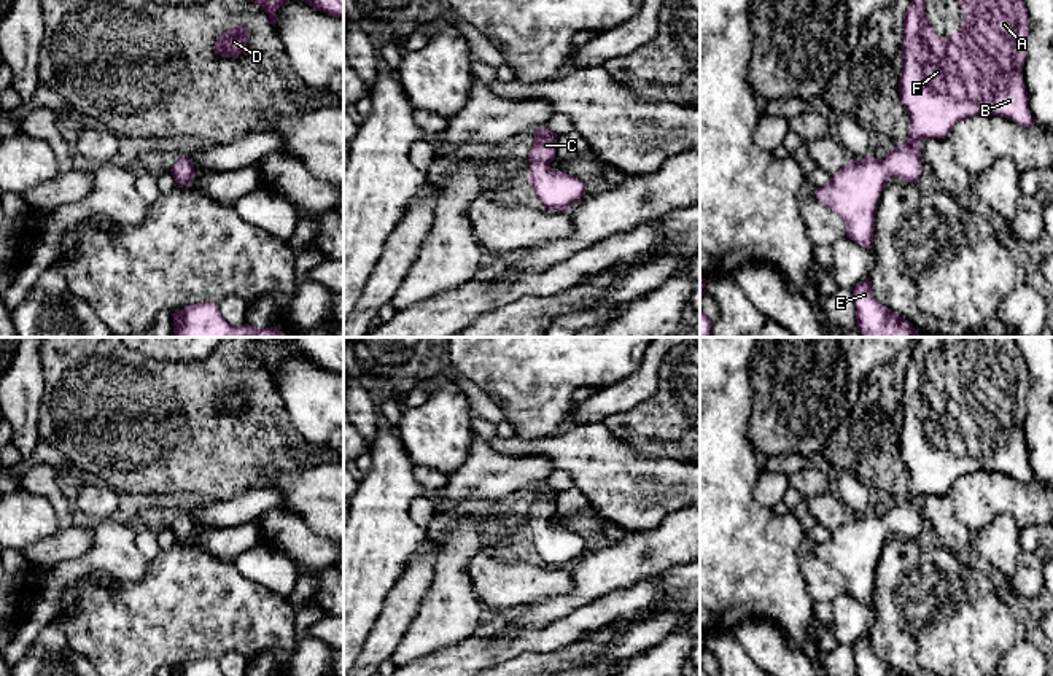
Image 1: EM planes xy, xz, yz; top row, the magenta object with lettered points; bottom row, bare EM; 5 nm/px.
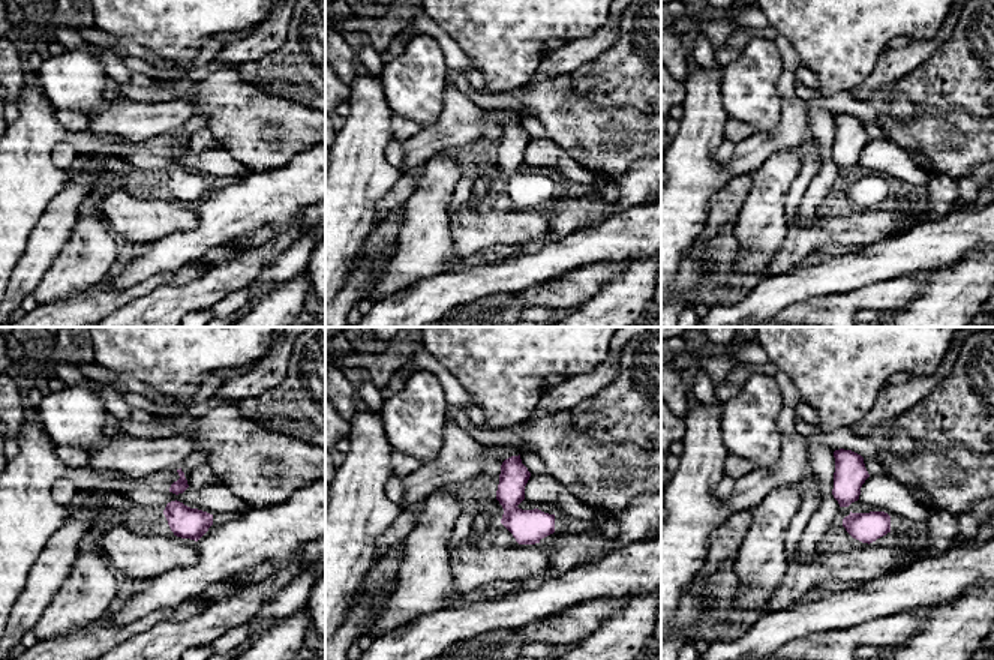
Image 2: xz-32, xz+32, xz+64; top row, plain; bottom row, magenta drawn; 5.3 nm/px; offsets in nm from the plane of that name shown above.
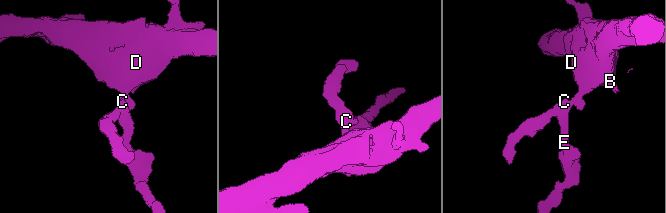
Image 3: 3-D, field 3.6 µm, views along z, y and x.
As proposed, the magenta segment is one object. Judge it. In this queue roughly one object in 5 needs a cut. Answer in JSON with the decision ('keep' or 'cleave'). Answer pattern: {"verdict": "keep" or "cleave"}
{"verdict": "keep"}

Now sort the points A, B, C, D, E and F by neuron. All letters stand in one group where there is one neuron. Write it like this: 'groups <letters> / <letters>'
groups A B C D E F

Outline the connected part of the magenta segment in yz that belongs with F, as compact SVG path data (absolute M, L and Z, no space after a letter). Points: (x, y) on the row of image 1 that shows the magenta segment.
M911 0L903 16L902 72L899 92L910 116L908 140L886 153L884 161L870 153L862 161L851 159L840 172L830 177L824 188L816 189L818 202L824 204L846 223L846 237L870 250L873 248L875 215L880 196L891 177L907 183L918 183L923 173L921 143L931 138L945 138L961 121L981 113L1007 118L1020 126L1036 122L1028 107L1028 92L1023 81L1023 67L1028 52L1029 17L1023 0L958 0L962 21L958 32L940 37L931 25L927 0Z

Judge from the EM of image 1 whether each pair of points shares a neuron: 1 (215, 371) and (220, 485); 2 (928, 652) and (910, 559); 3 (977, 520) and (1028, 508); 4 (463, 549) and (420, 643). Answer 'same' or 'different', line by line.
1: same
2: same
3: same
4: same

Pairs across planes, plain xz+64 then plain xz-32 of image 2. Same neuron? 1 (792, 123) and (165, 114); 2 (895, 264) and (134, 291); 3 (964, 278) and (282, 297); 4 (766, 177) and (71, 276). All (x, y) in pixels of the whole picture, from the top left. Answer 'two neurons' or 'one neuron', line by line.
1: one neuron
2: one neuron
3: one neuron
4: one neuron

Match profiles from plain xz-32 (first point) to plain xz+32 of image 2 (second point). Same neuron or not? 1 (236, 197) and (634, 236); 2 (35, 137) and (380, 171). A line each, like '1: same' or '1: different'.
1: different
2: same

